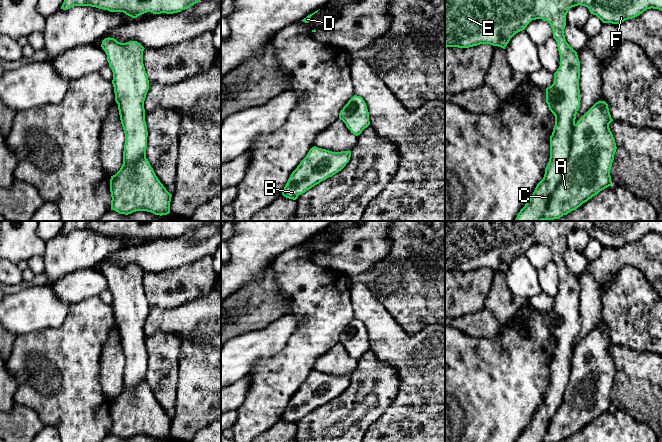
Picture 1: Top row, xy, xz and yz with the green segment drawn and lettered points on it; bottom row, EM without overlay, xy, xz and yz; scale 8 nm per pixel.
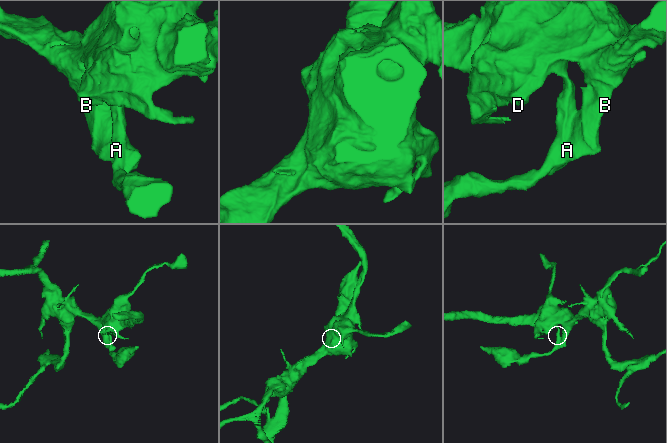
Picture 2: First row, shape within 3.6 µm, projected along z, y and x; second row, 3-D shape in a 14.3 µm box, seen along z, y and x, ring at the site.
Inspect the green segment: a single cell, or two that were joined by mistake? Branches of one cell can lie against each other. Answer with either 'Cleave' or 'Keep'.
Keep

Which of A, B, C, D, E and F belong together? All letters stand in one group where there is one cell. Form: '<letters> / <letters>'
A B C D E F

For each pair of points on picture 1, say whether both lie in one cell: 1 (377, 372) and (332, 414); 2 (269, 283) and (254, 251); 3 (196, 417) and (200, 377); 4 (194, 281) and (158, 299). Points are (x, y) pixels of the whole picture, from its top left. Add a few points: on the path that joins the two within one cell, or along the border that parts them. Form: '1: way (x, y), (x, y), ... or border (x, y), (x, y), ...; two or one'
1: way (368, 384), (344, 409); one
2: border (270, 266), (259, 277), (245, 286); two
3: way (196, 407), (200, 401), (200, 387); one
4: way (187, 291), (168, 296); one

